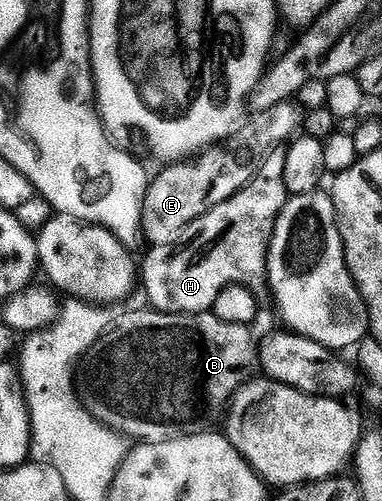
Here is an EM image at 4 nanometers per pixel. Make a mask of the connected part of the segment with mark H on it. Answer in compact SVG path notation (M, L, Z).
M276 146L270 149L253 179L241 191L233 194L233 198L221 202L221 206L213 206L213 210L206 212L202 220L194 220L179 237L177 247L175 244L166 244L148 251L149 254L144 258L143 264L141 260L141 288L147 291L147 296L151 299L150 307L154 311L180 314L212 311L217 302L217 294L221 294L221 290L225 290L231 284L245 286L260 302L266 301L265 298L268 299L267 252L271 248L271 239L279 216L289 199L283 181L286 157L286 147Z

